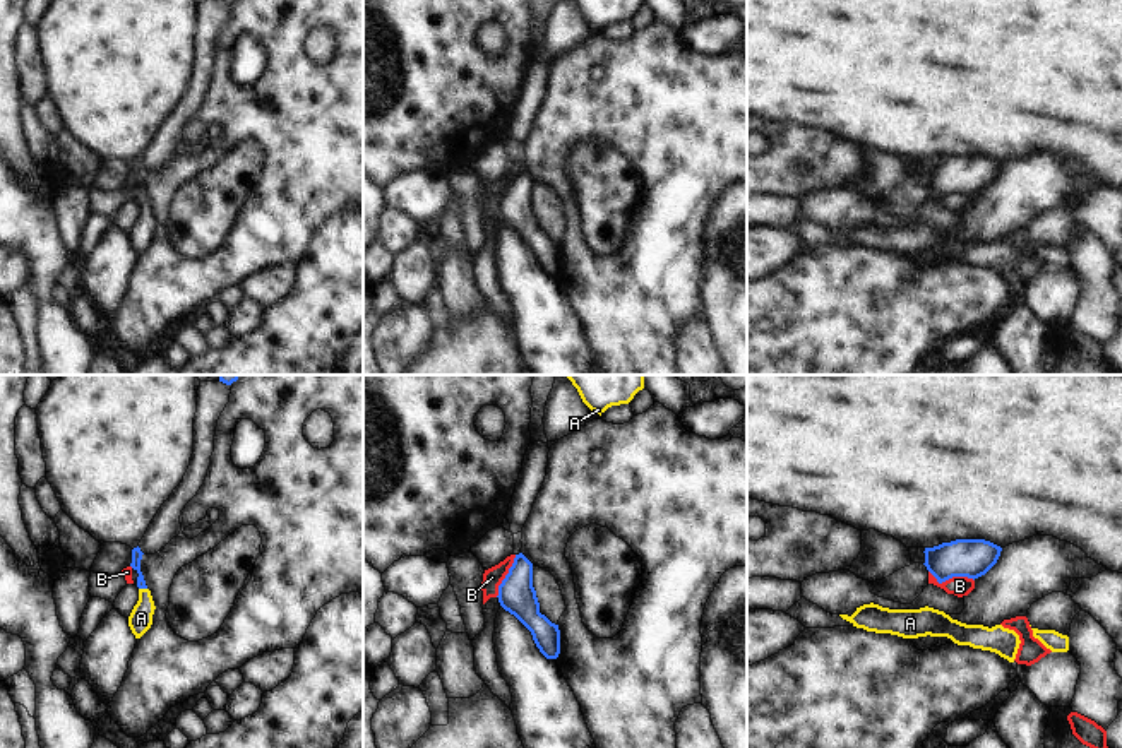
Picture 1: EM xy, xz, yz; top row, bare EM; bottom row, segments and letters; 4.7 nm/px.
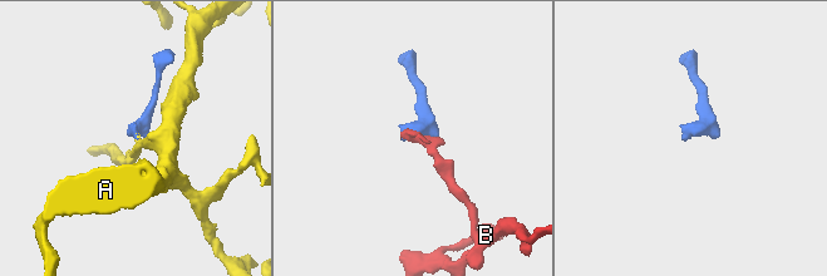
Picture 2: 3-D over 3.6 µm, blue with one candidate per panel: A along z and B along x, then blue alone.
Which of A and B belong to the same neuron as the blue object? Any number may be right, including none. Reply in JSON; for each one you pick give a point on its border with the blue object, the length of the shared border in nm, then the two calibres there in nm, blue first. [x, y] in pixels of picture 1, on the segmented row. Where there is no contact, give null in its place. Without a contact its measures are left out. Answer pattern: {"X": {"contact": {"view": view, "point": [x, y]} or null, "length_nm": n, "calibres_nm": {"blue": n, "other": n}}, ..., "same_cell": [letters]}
{"A": {"contact": {"view": "xy", "point": [143, 587]}, "length_nm": 40, "calibres_nm": {"blue": 50, "other": 110}}, "same_cell": ["A"]}

